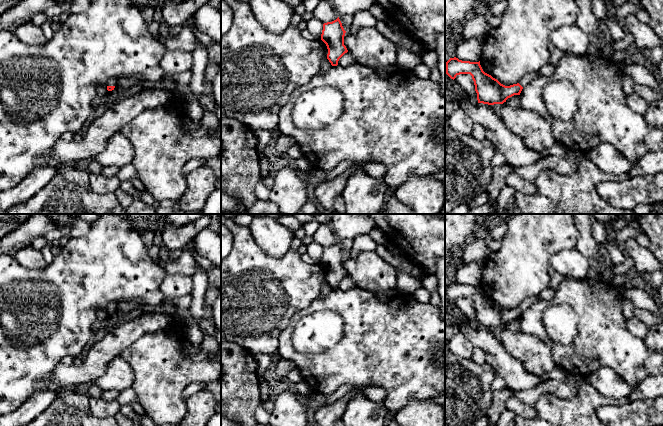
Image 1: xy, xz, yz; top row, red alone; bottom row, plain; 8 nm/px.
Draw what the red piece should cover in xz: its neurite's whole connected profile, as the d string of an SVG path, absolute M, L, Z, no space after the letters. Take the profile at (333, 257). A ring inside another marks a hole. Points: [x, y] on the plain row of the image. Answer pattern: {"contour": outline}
{"contour": "M339 241L323 248L321 264L326 268L328 273L327 283L332 290L337 290L339 283L348 276L344 269L344 254Z"}

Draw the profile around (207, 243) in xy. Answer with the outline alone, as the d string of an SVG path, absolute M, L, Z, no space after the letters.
M206 228L196 236L193 244L197 254L207 258L215 266L221 267L221 236L219 234Z

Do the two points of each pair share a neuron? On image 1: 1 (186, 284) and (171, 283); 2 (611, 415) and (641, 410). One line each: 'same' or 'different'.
1: same
2: same

